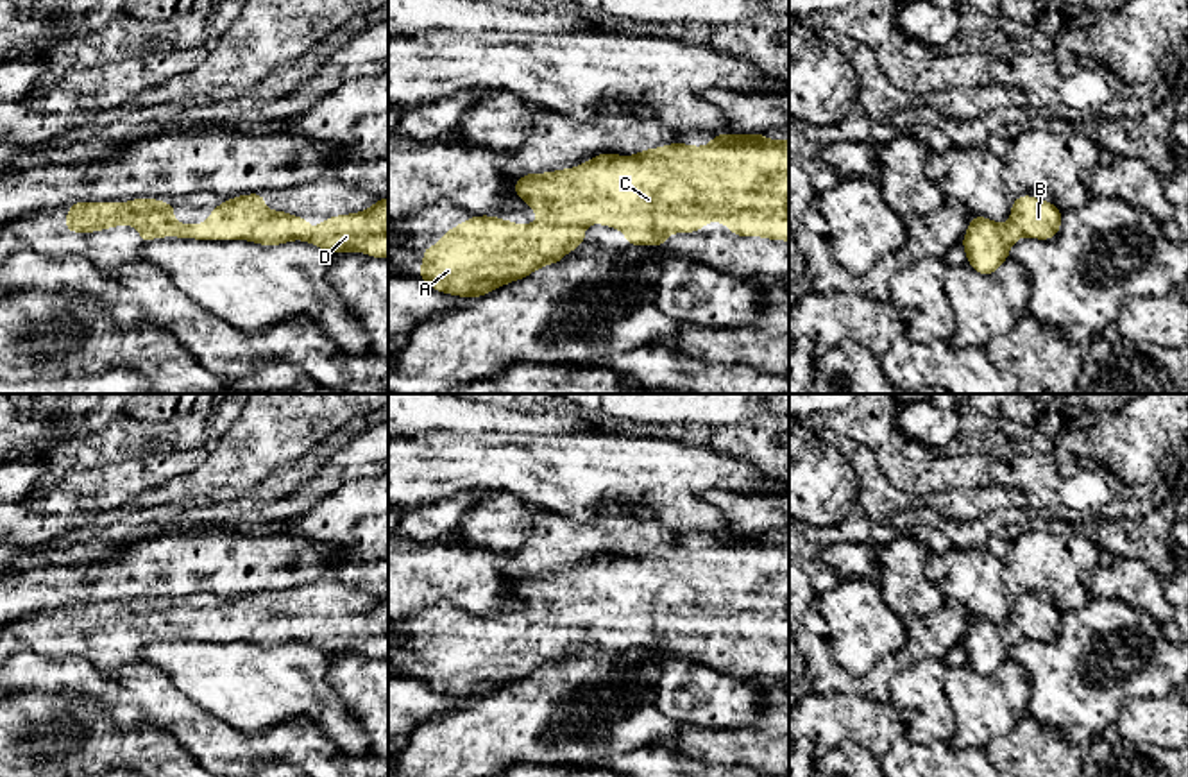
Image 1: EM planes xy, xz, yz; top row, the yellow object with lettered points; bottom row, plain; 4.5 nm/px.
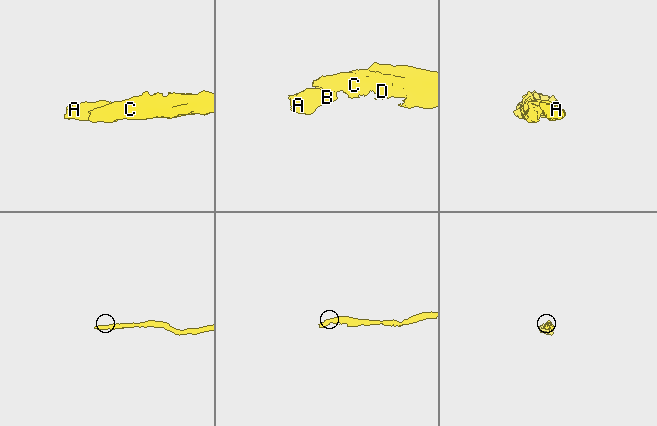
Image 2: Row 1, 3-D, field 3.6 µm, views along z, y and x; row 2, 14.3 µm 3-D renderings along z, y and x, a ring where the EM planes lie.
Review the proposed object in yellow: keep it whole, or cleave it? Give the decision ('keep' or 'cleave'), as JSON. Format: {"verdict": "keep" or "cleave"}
{"verdict": "keep"}

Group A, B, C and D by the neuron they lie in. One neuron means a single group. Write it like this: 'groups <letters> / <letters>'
groups A B C D

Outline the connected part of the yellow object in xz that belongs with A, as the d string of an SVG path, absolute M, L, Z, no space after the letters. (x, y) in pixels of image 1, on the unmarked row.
M728 534L712 537L707 548L676 542L630 559L605 553L574 569L526 575L515 582L513 591L526 607L535 610L540 618L539 623L521 627L497 618L474 616L446 632L438 646L422 650L420 680L442 695L478 700L505 684L530 677L542 666L558 664L585 643L587 625L621 630L628 646L666 646L669 634L694 634L712 621L726 625L732 636L789 643L789 539L771 542L766 535L735 537Z

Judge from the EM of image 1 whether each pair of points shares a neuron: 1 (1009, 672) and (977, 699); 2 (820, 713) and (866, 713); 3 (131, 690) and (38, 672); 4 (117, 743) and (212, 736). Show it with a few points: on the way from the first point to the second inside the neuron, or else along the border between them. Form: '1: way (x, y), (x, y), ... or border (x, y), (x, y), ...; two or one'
1: way (1008, 681), (986, 699); one
2: way (831, 713), (856, 713); one
3: way (108, 688), (77, 675), (61, 675); one
4: border (135, 727), (160, 727), (195, 758); two

